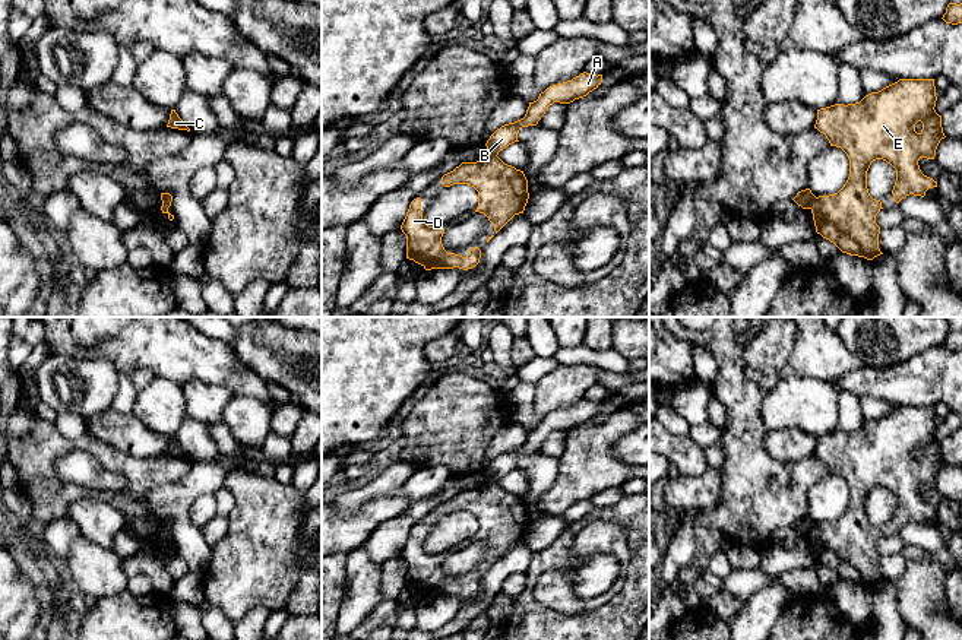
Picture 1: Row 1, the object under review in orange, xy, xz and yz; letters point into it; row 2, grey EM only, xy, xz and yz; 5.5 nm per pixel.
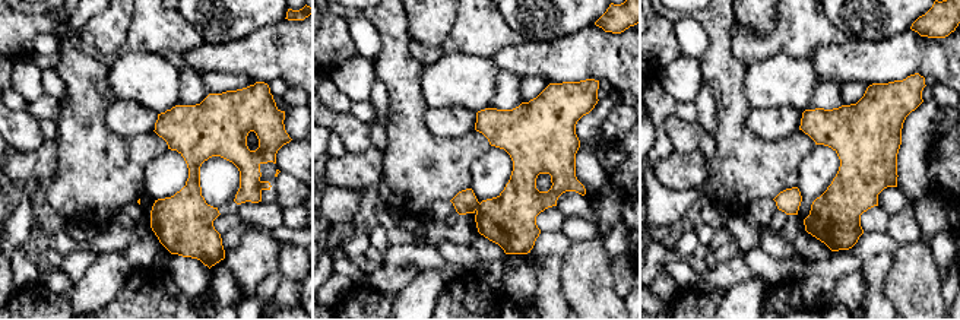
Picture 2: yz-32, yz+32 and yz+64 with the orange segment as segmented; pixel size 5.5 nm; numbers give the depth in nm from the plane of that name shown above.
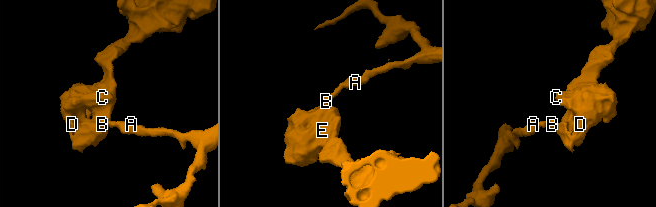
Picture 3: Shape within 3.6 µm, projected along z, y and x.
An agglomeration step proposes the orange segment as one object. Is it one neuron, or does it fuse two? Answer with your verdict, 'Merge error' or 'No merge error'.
Merge error

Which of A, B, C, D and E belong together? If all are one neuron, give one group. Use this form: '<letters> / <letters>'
A B / C D E

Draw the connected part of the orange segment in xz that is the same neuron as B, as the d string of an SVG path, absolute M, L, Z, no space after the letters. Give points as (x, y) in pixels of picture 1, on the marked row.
M580 73L572 80L553 85L539 94L538 99L529 102L523 118L509 123L497 129L485 146L490 153L499 155L500 151L509 145L519 142L518 133L522 127L537 126L541 117L545 114L550 105L554 102L570 104L575 99L586 96L589 92L596 89L602 82L602 75Z

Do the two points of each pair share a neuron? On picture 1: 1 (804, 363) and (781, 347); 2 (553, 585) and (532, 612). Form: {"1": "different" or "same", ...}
{"1": "different", "2": "different"}

